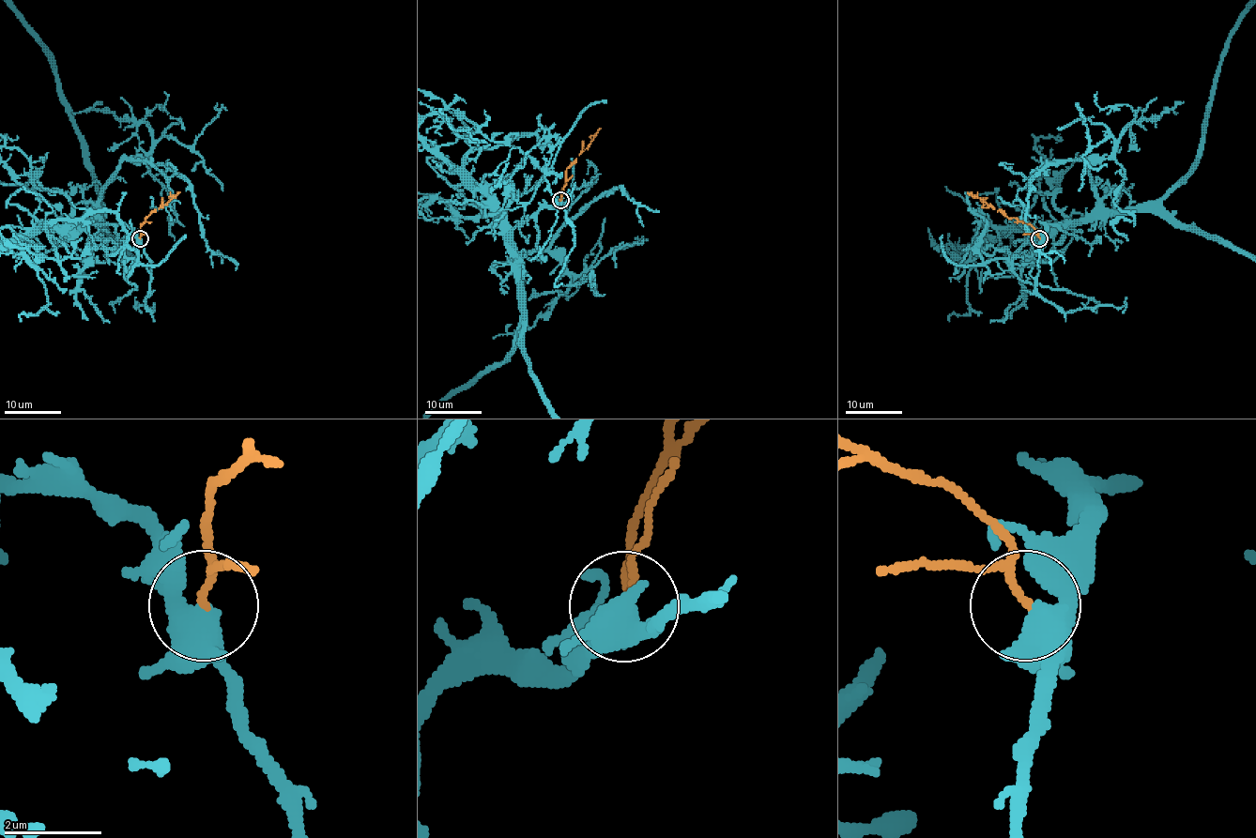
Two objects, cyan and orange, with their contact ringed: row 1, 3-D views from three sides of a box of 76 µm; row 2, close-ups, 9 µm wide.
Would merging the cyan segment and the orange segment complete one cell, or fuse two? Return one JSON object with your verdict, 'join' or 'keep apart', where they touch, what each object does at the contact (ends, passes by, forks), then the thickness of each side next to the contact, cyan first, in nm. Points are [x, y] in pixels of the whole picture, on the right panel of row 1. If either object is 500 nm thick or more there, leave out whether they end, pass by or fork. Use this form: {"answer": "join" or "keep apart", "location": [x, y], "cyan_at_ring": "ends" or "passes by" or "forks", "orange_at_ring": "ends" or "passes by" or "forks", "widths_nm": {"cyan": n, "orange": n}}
{"answer": "keep apart", "location": [1039, 238], "cyan_at_ring": "forks", "orange_at_ring": "passes by", "widths_nm": {"cyan": 360, "orange": 100}}

